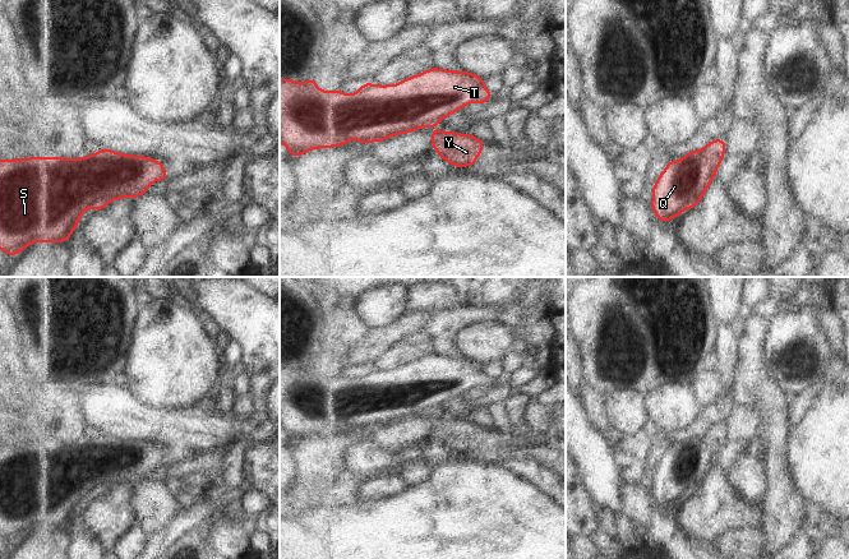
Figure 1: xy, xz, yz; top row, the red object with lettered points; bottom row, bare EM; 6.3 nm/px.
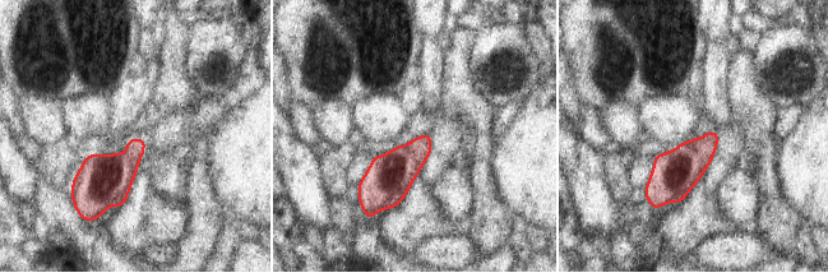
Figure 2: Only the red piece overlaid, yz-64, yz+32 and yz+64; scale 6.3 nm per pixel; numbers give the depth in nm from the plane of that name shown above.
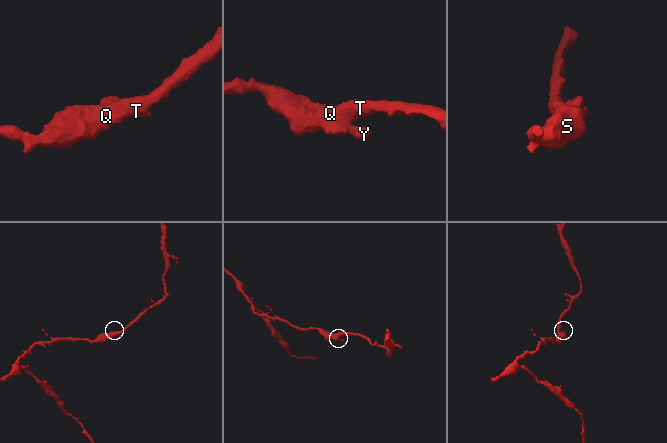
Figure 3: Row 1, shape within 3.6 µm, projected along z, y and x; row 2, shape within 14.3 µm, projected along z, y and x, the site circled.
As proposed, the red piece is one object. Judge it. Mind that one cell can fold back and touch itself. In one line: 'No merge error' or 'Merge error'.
Merge error

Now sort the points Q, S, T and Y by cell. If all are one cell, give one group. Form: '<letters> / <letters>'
Q S T / Y

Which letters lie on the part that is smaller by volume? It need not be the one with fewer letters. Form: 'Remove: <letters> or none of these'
Remove: Y

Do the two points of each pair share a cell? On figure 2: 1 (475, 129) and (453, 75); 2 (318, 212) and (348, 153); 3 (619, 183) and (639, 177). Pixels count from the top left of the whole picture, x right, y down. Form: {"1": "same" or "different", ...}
{"1": "same", "2": "different", "3": "different"}

